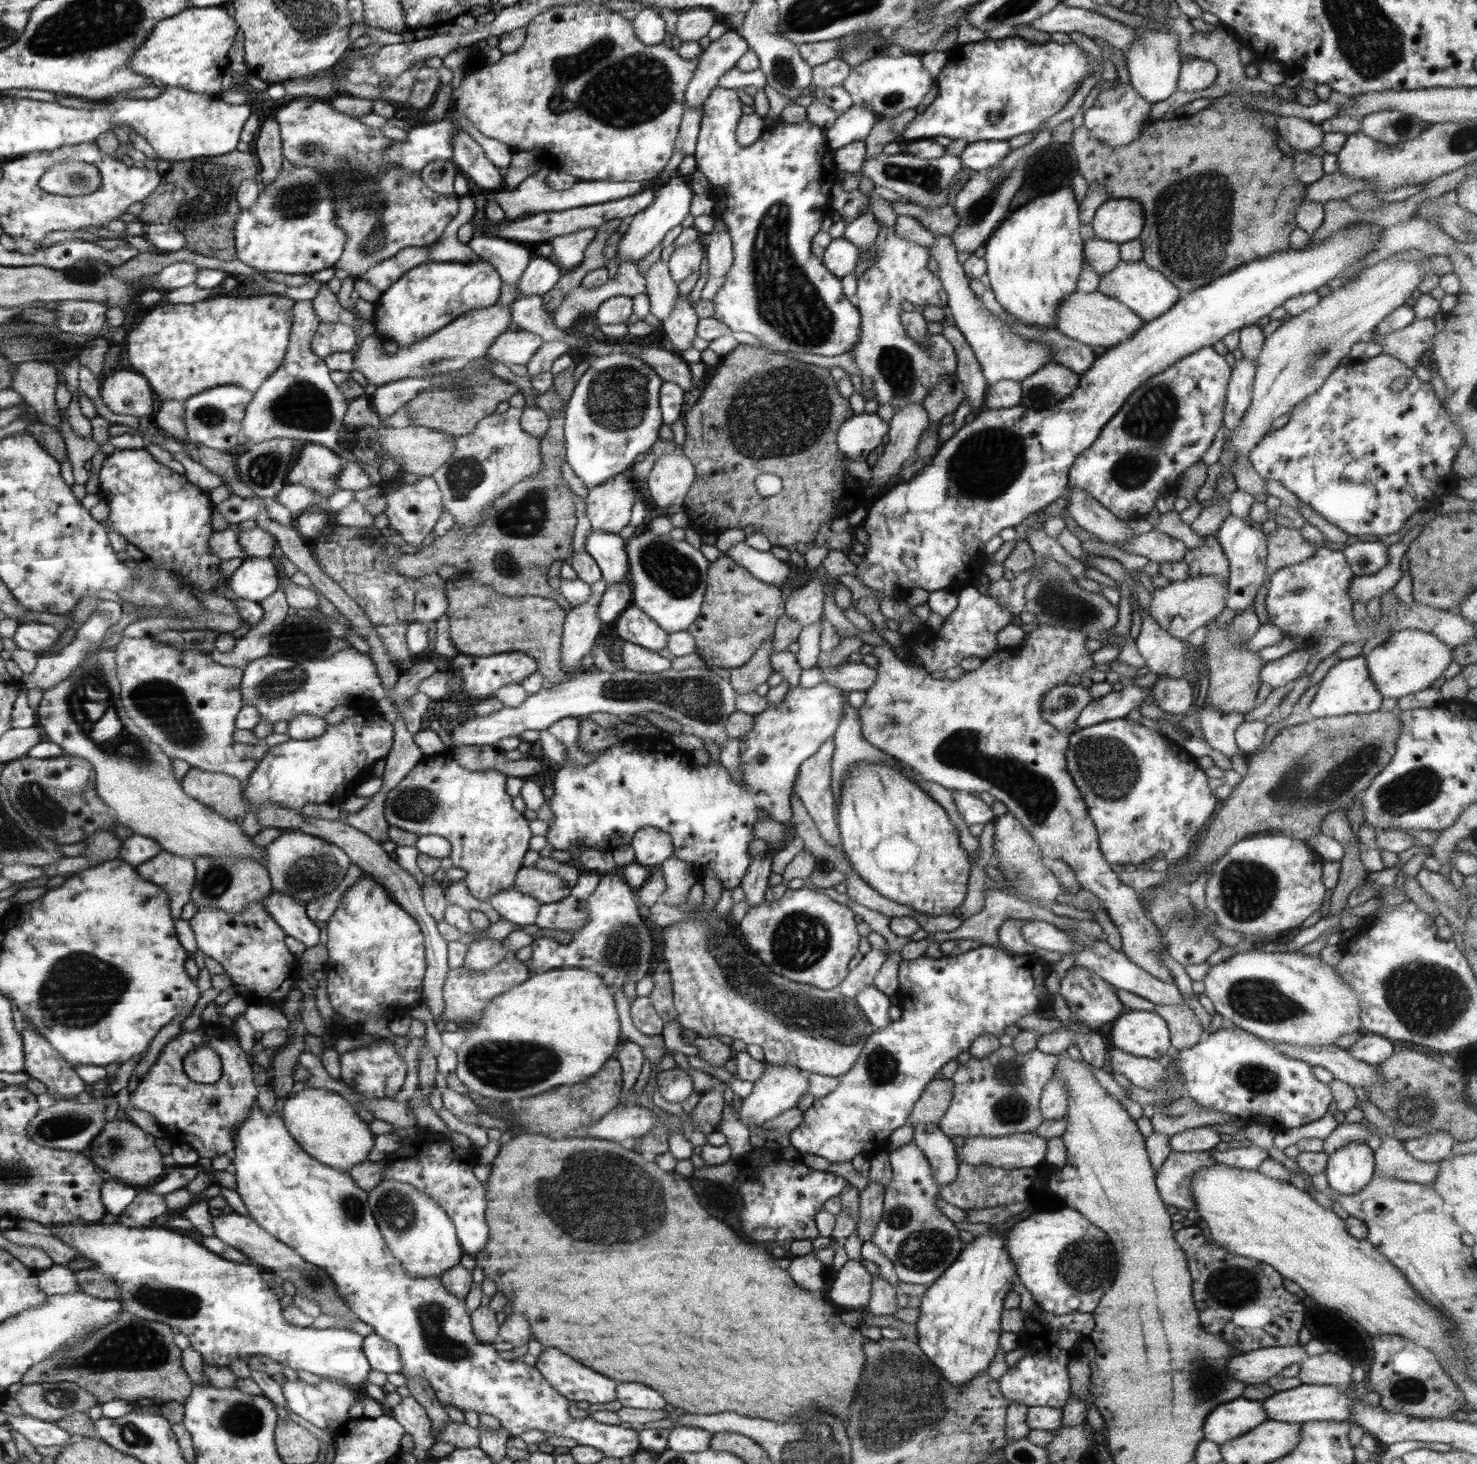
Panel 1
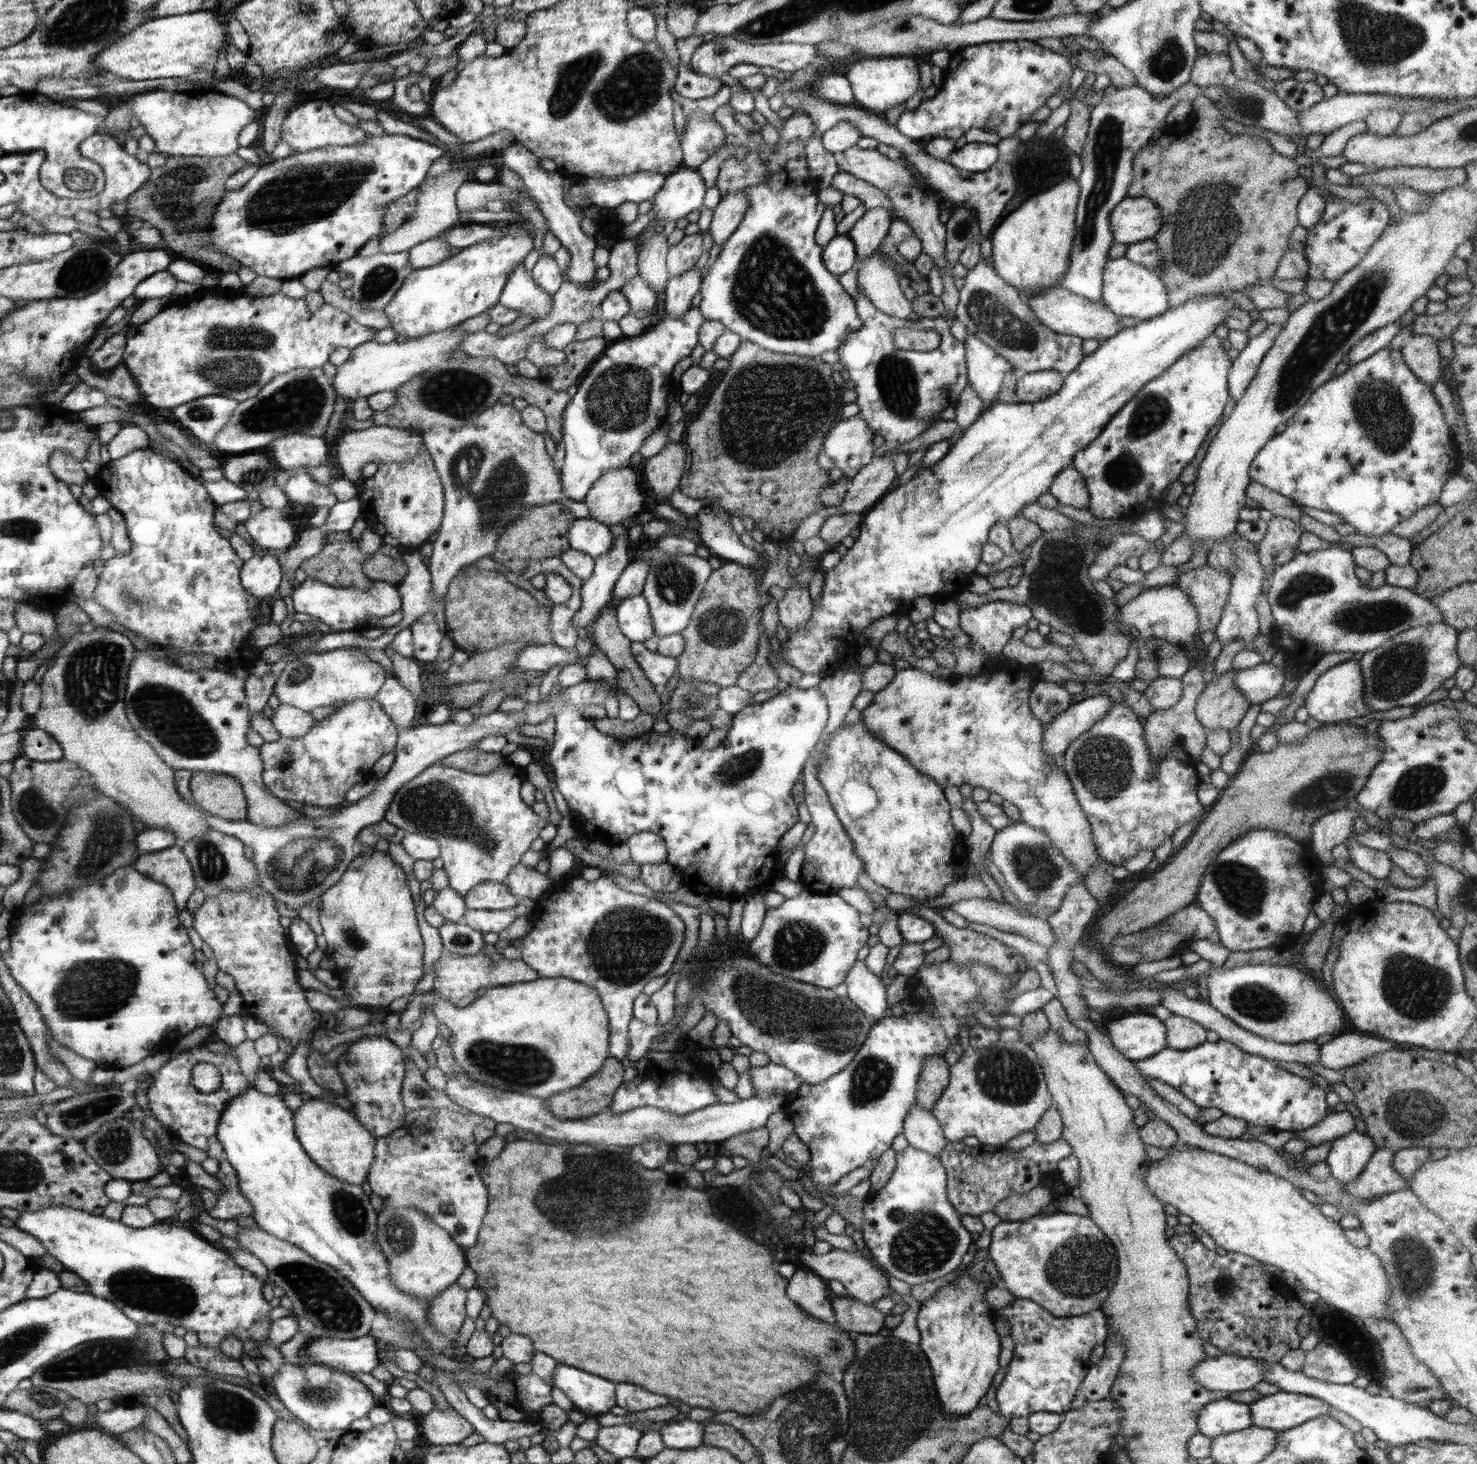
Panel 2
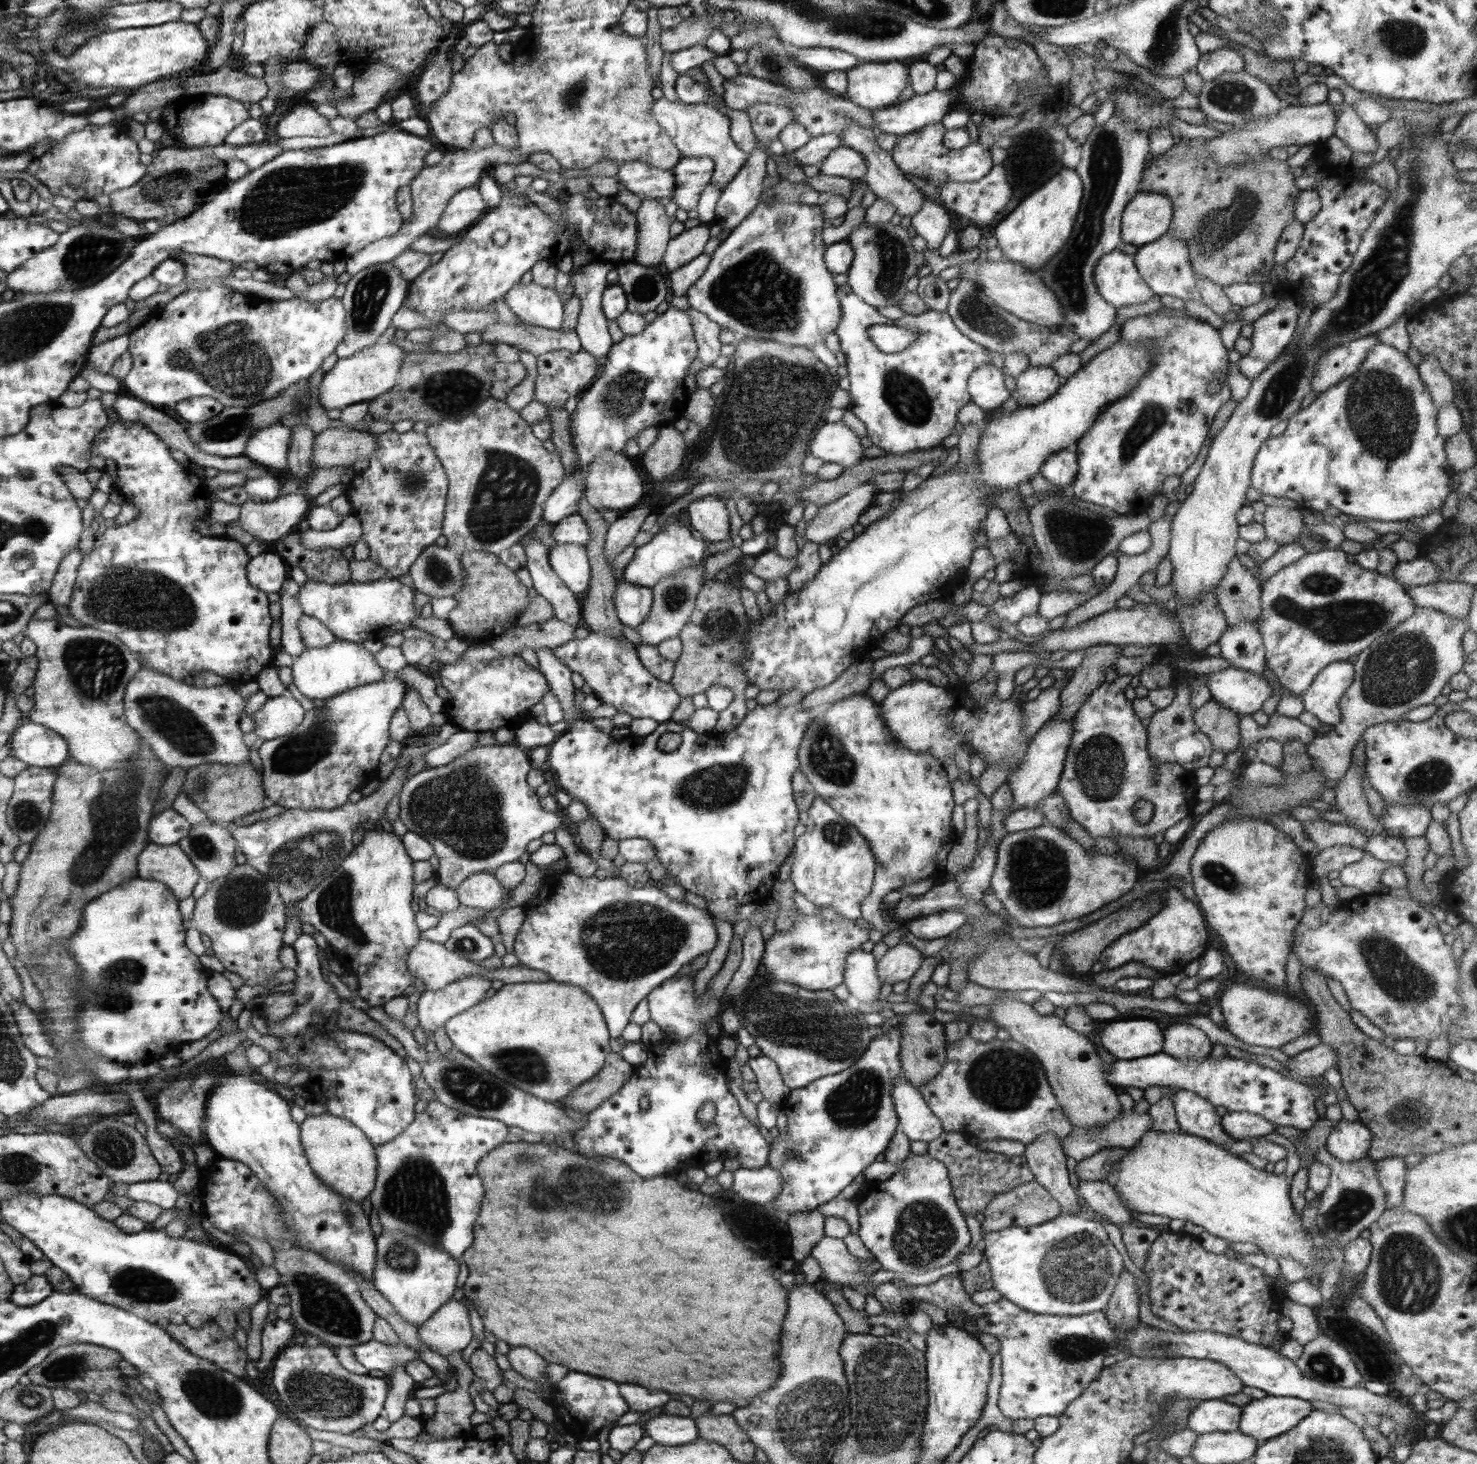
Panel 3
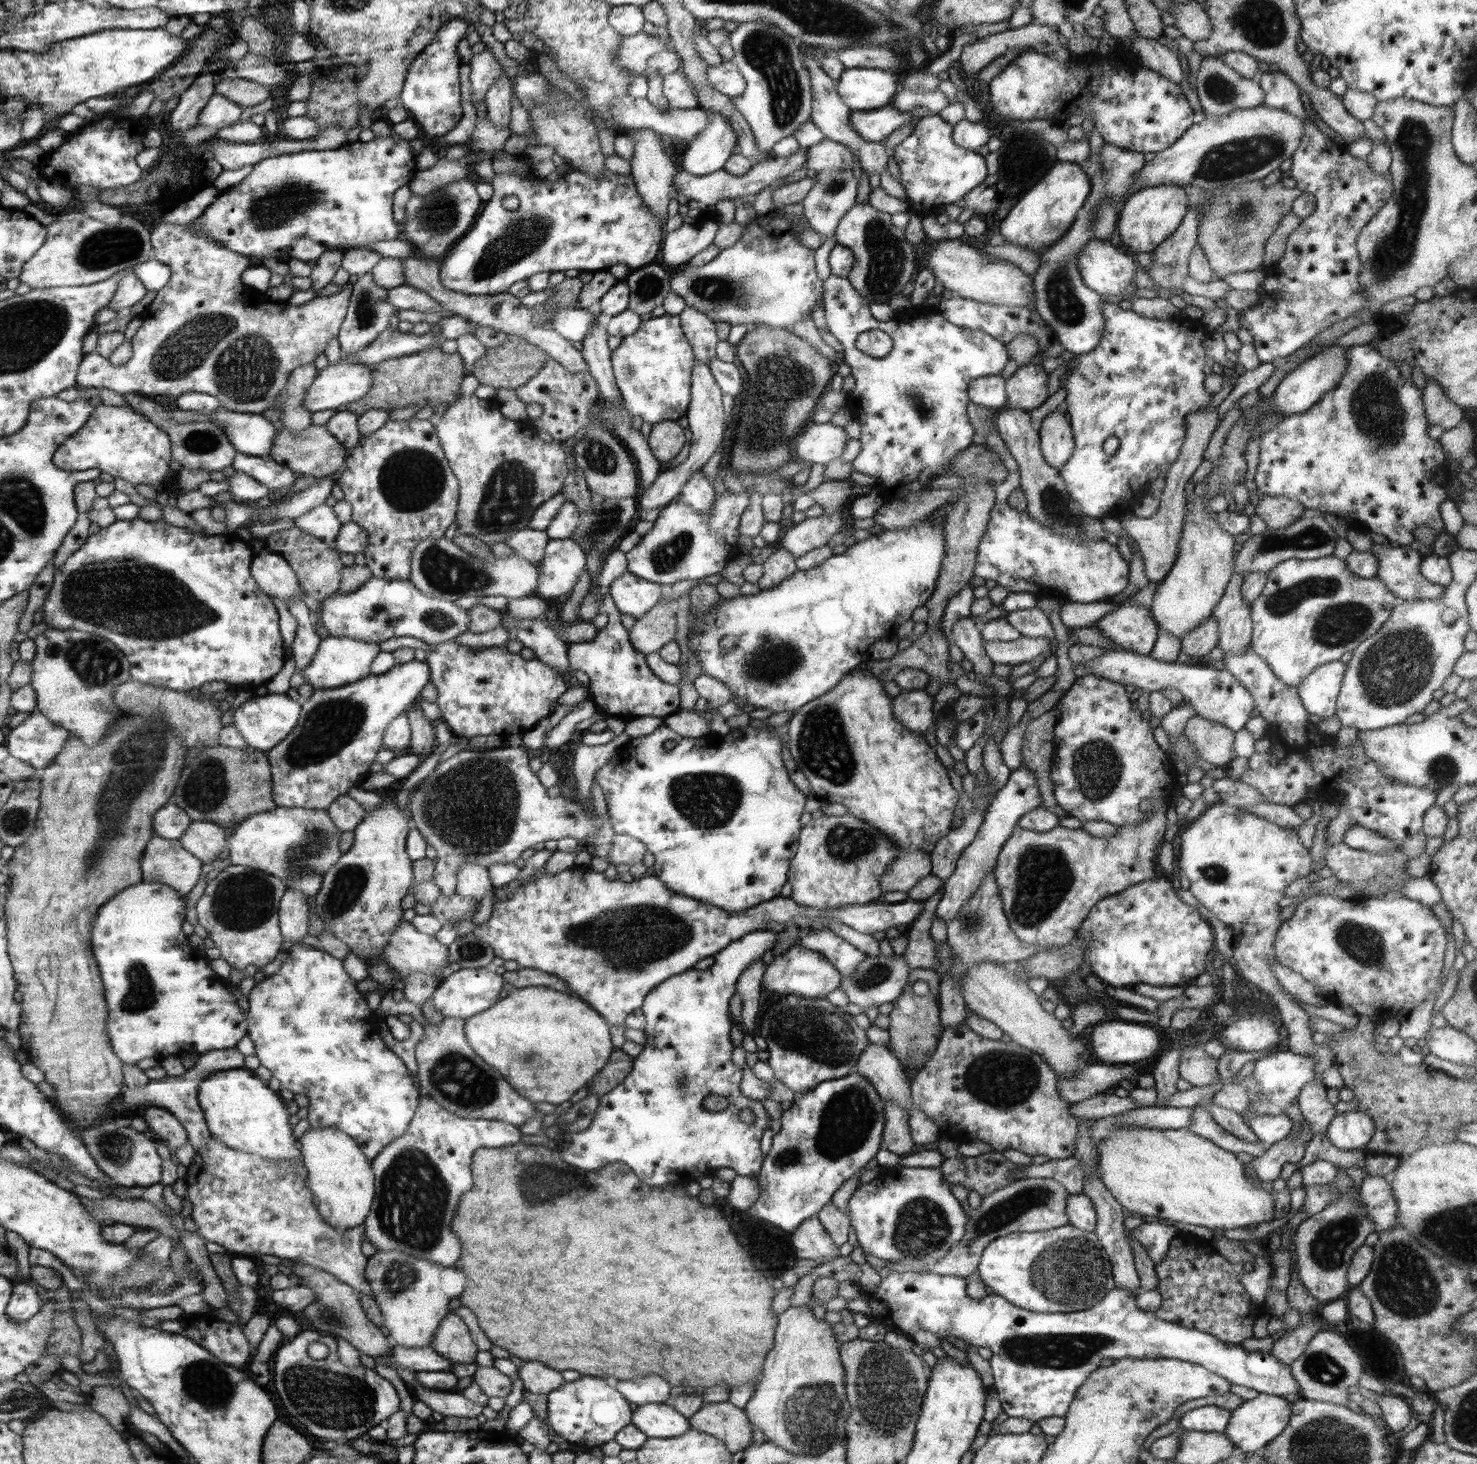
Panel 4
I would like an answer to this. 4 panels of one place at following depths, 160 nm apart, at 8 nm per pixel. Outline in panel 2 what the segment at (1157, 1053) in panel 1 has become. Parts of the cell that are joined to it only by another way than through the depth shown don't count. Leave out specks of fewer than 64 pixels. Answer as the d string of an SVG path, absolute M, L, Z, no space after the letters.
M1130 1014L1108 1024L1108 1036L1120 1054L1133 1062L1167 1047L1167 1030L1154 1014Z

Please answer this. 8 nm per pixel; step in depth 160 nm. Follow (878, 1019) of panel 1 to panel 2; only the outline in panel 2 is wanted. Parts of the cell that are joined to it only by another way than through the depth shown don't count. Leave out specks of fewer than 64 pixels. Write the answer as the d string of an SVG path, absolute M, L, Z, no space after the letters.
M856 961L845 978L848 998L872 1020L881 1019L888 1010L886 985L881 976L872 974L865 961Z

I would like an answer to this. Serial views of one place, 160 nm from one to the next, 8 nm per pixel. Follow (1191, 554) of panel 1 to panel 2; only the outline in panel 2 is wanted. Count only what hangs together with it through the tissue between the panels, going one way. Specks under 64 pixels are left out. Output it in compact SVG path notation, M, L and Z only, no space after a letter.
M1206 563L1197 569L1182 573L1176 585L1190 597L1192 604L1197 610L1199 618L1196 638L1198 639L1201 632L1214 631L1218 626L1218 621L1222 620L1223 608L1230 594L1231 576L1227 572L1216 569L1210 563Z

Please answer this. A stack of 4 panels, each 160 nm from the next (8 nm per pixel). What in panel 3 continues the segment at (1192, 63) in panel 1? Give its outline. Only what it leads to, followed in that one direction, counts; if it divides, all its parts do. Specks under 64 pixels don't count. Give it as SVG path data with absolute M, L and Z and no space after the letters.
M1221 47L1213 52L1204 53L1195 66L1203 80L1214 80L1222 73L1244 71L1245 62L1242 55L1230 47Z

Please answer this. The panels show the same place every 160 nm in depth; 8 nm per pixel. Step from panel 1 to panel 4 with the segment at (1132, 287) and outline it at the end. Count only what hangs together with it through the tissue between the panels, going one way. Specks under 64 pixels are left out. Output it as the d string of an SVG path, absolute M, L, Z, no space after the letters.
M1091 240L1081 248L1077 267L1084 284L1104 296L1128 293L1136 273L1131 251L1116 248L1104 240Z

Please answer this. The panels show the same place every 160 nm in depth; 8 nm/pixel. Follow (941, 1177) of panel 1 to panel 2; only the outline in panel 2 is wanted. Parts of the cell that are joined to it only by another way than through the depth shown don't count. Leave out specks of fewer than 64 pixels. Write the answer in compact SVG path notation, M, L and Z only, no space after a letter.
M917 1102L910 1107L903 1128L902 1134L908 1140L910 1147L916 1147L932 1156L938 1157L948 1145L949 1141L944 1137L938 1119L932 1115L932 1112L920 1107Z

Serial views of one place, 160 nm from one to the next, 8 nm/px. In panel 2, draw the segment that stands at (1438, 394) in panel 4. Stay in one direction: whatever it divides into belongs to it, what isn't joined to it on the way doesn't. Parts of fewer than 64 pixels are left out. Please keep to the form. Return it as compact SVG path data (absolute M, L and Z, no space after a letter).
M1412 334L1408 342L1399 351L1406 366L1426 384L1440 380L1440 362L1442 356L1438 353L1438 344L1430 335Z

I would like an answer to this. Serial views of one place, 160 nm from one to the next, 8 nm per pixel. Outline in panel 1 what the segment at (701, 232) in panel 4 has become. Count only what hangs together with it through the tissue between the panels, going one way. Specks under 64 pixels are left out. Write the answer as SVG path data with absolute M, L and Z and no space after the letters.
M700 240L686 246L676 247L667 262L671 278L676 283L680 283L696 273L704 260L705 251L706 248Z

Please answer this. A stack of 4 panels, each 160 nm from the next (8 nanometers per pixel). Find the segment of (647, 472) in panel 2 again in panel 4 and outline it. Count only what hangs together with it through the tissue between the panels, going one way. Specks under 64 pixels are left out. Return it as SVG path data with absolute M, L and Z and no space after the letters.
M666 421L652 426L647 443L656 460L664 466L672 462L672 458L682 450L682 446L686 444L686 436L678 422Z

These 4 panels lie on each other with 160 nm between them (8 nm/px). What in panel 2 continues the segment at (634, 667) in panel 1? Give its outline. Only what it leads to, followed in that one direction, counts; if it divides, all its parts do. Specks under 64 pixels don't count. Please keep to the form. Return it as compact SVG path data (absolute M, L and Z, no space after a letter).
M632 642L631 650L647 680L656 688L666 686L677 670L677 659L650 652L645 644L640 642Z

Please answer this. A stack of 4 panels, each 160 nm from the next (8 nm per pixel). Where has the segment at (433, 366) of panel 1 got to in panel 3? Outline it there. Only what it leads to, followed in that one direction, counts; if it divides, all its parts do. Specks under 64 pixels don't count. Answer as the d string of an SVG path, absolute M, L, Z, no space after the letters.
M384 342L384 345L372 345L356 352L350 358L338 359L338 362L324 375L319 386L319 402L326 410L350 407L359 402L367 402L386 391L390 391L398 382L407 352L396 343Z

